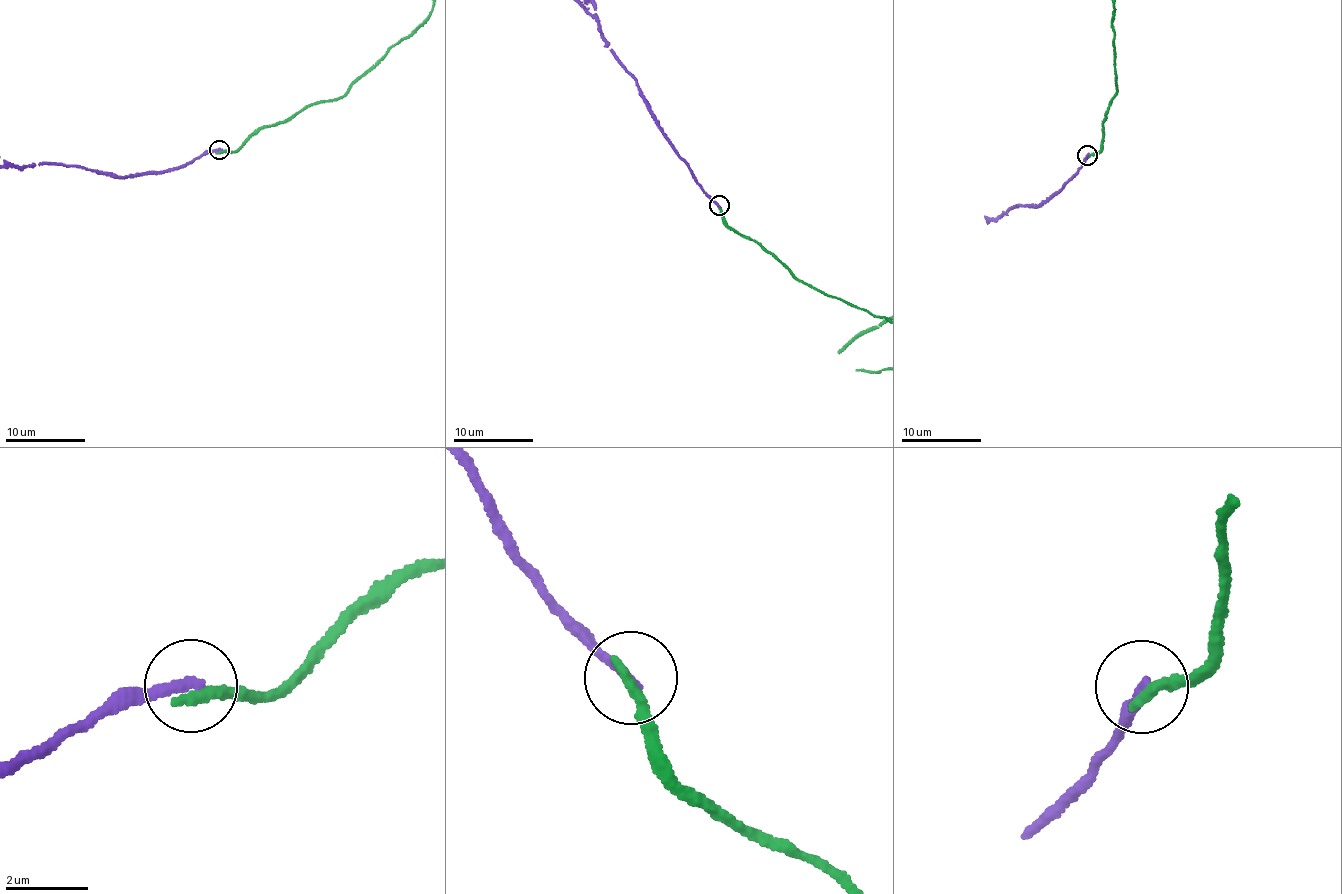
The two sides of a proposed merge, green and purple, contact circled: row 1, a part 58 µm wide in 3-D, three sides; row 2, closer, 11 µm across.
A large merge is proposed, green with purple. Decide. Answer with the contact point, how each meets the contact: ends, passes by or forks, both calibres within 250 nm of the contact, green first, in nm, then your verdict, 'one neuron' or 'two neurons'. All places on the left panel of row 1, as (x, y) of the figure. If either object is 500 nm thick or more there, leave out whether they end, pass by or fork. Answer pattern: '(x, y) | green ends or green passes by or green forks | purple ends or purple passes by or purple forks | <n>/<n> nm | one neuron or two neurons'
(219, 150) | green ends | purple ends | 300/280 nm | two neurons

